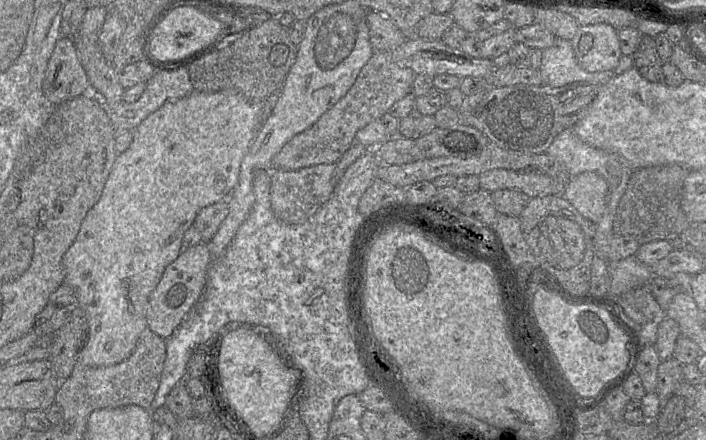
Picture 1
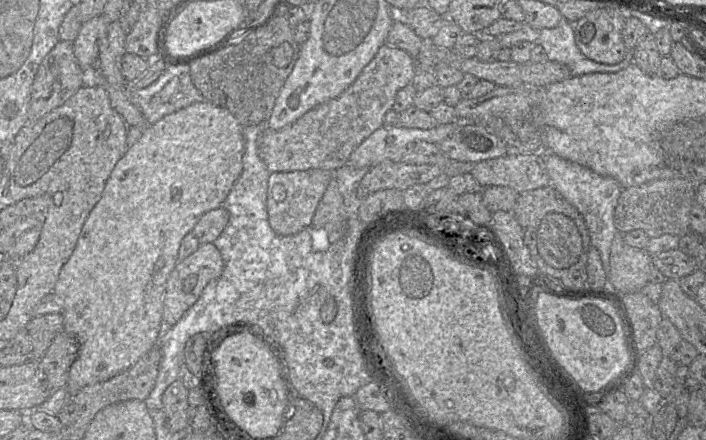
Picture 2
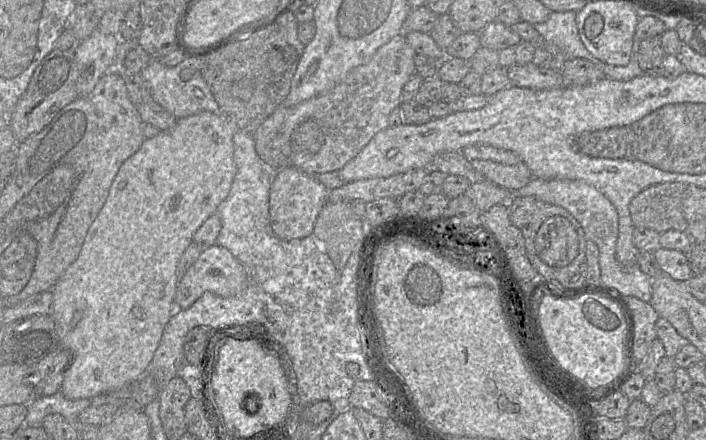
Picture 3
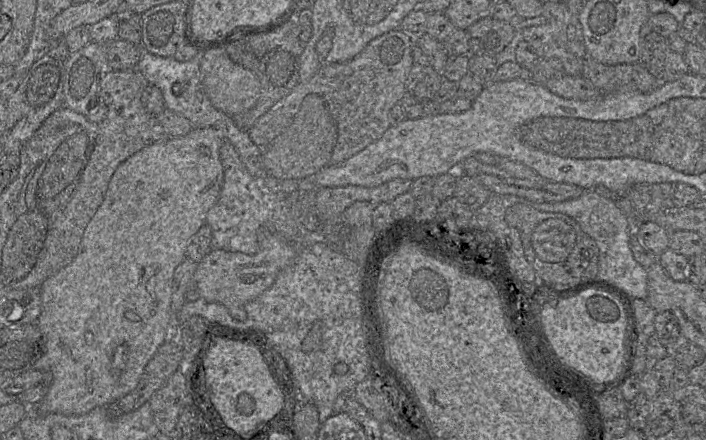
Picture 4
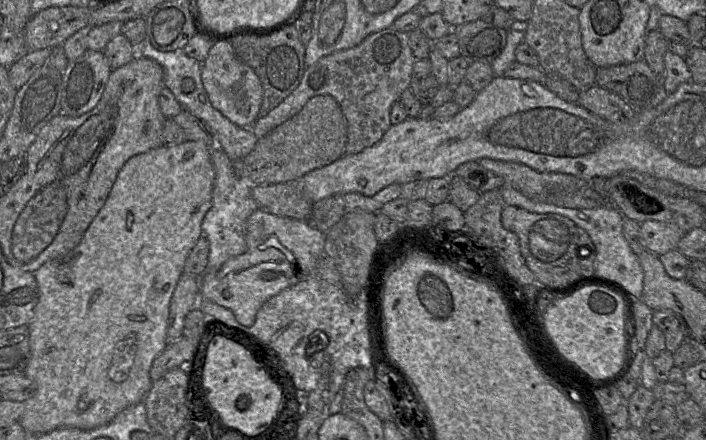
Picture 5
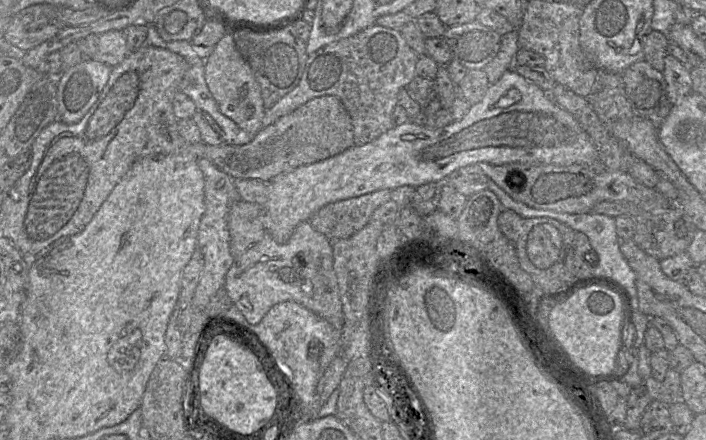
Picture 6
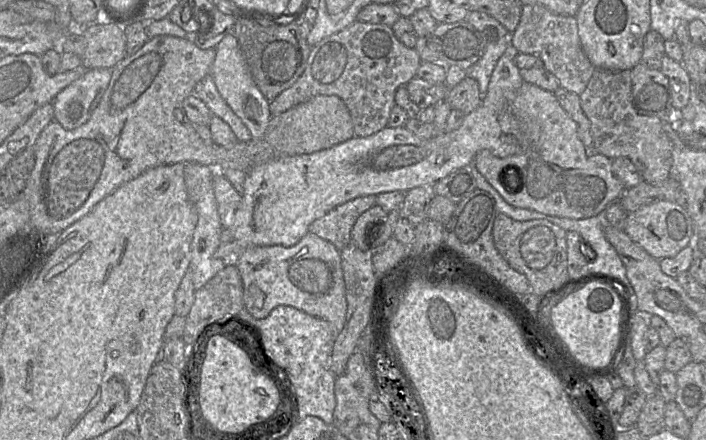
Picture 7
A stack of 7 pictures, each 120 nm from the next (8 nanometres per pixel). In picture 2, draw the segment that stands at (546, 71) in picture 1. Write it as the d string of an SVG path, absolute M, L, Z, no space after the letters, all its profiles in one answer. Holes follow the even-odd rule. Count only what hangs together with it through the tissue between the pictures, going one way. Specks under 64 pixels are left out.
M564 18L556 27L540 30L536 43L544 48L548 60L566 65L572 76L616 73L632 62L632 51L629 52L629 59L614 65L602 64L588 59L575 42L573 24Z

